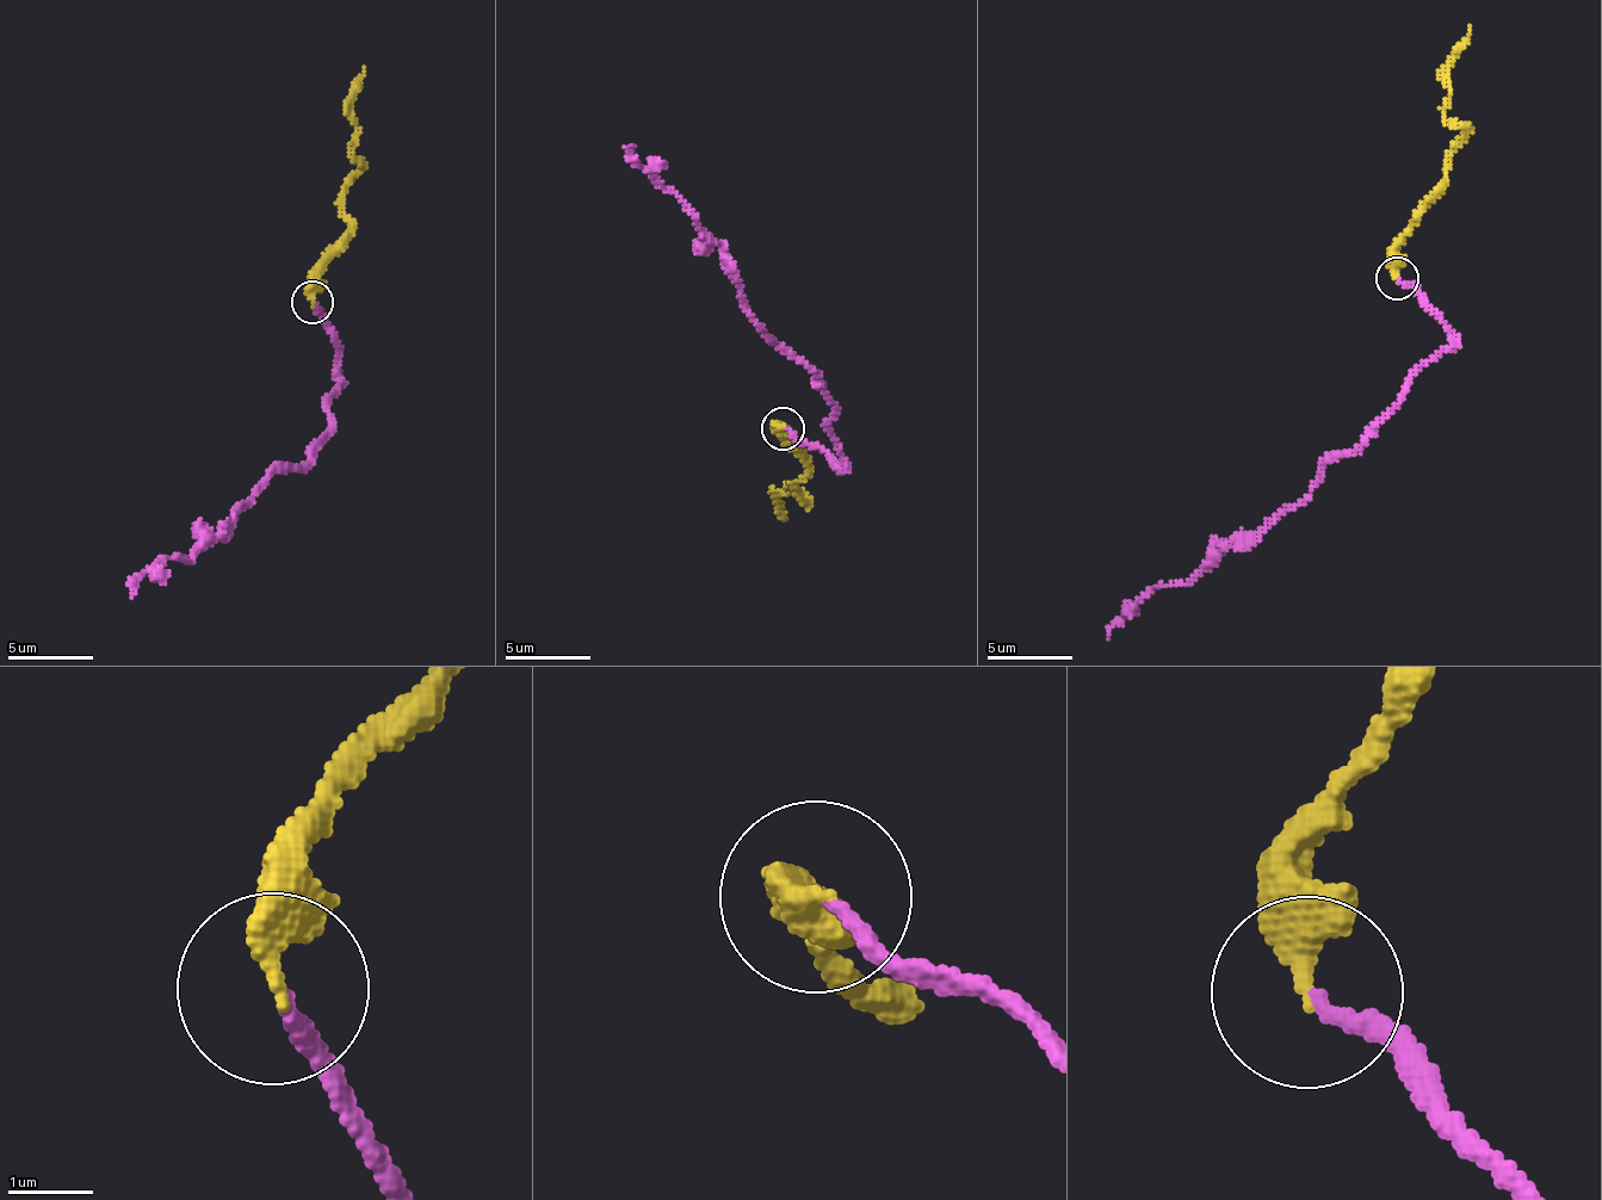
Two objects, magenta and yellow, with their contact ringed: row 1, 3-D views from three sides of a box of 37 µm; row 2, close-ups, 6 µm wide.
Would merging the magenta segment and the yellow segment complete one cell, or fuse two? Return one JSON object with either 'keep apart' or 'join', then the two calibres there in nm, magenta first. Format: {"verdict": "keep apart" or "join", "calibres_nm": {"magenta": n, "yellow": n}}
{"verdict": "join", "calibres_nm": {"magenta": 170, "yellow": 360}}

